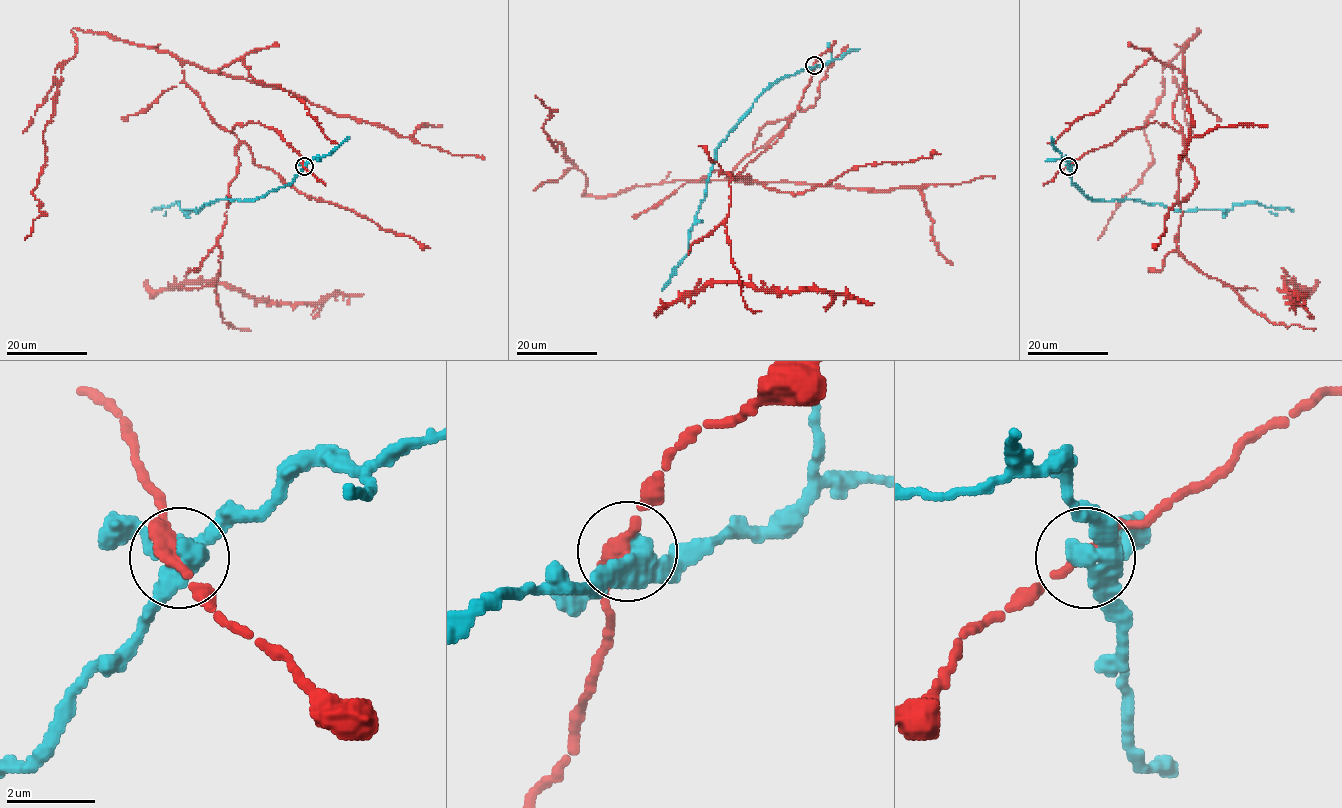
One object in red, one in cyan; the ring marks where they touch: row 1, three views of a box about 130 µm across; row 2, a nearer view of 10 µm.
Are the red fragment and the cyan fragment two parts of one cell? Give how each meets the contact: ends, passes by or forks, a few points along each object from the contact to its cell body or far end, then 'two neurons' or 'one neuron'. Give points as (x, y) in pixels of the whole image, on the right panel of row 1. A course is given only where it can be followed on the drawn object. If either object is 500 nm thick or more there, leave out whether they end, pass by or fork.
red passes by; cyan forks there; red runs (1068, 165), (1146, 124), (1180, 130), (1173, 104), (1197, 28), (1162, 71), (1143, 125), (1152, 164), (1098, 239); cyan runs (1068, 165), (1071, 182), (1079, 191), (1105, 201), (1131, 199), (1181, 212), (1226, 211), (1254, 203), (1293, 211); two neurons

